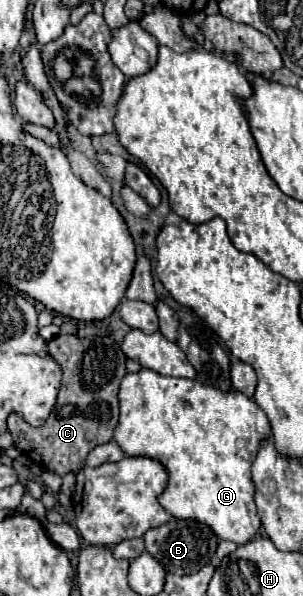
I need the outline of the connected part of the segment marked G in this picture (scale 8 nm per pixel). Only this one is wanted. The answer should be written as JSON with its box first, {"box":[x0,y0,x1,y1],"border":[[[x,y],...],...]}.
{"box":[113,368,271,544],"border":[[[147,368],[125,374],[117,398],[119,426],[115,426],[113,442],[119,444],[125,456],[147,456],[161,462],[169,474],[169,482],[157,498],[159,504],[175,518],[191,518],[211,526],[221,540],[235,544],[251,540],[261,526],[253,502],[255,486],[251,480],[251,462],[257,456],[259,442],[267,438],[271,430],[263,410],[239,392],[221,392],[197,380],[161,376]]]}

